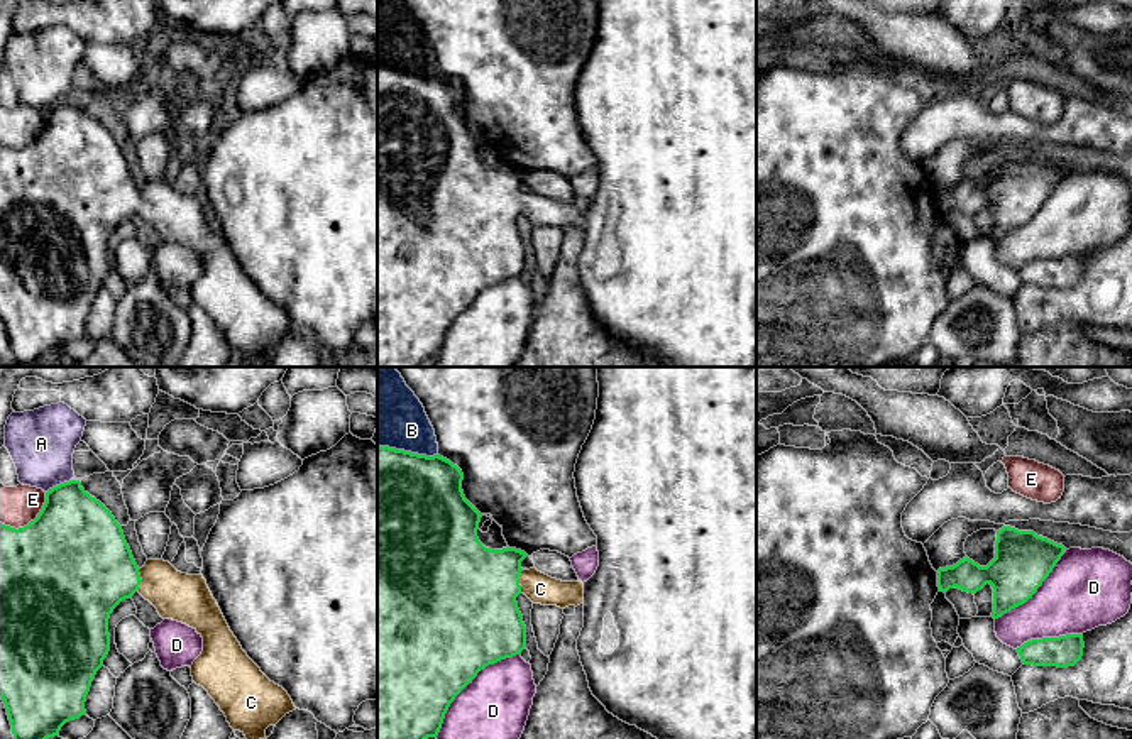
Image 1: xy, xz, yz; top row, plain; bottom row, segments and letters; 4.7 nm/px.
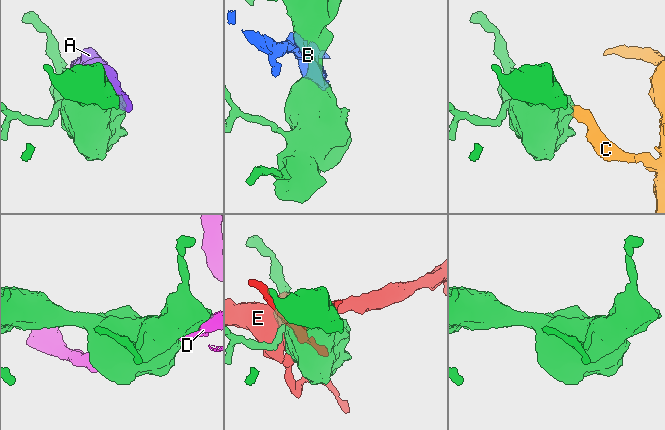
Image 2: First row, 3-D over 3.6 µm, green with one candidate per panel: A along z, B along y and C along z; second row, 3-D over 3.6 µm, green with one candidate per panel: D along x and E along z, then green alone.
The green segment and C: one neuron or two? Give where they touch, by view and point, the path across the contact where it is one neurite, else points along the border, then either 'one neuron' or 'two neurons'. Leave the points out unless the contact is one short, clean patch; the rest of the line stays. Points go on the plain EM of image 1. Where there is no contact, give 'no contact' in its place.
xy (141, 202) | across xy (90, 190), (141, 202), (158, 202), (176, 217) | one neuron

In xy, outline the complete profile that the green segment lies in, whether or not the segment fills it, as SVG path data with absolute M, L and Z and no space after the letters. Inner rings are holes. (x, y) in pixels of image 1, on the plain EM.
M69 101L46 113L41 134L27 147L15 151L0 144L0 318L15 367L41 367L58 357L66 343L86 335L91 303L110 272L110 235L135 213L149 222L162 240L183 244L203 259L203 272L190 287L193 303L208 313L230 348L240 352L247 364L267 360L266 350L276 348L286 335L296 331L288 313L271 303L242 271L203 196L181 194L164 181L147 181L139 189L112 134L91 118L80 101Z

